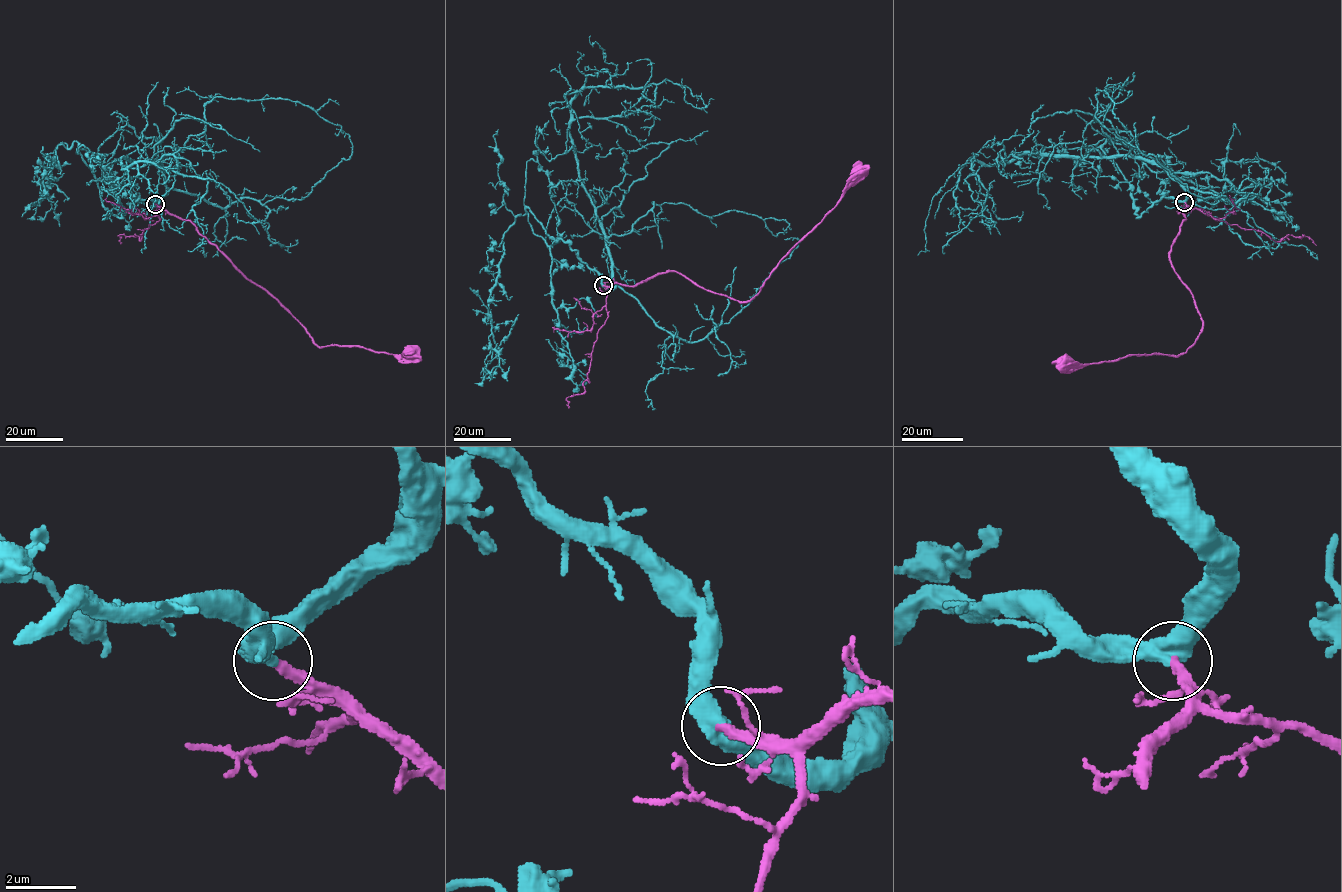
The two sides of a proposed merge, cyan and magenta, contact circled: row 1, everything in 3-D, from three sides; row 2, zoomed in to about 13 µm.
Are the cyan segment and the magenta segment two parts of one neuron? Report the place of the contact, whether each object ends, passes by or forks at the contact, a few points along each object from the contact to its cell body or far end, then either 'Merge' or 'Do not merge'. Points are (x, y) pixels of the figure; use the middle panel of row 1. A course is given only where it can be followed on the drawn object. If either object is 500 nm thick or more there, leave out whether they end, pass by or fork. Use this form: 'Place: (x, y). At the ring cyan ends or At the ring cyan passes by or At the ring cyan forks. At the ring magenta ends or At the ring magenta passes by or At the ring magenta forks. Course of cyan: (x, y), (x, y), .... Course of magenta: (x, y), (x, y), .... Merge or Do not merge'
Place: (603, 285). Course of cyan: (603, 285), (527, 208), (502, 240), (488, 298), (499, 365), (482, 379), (518, 314). Course of magenta: (603, 285), (636, 286), (658, 274), (674, 271), (714, 292), (748, 301), (777, 264), (835, 205), (858, 174). Merge

